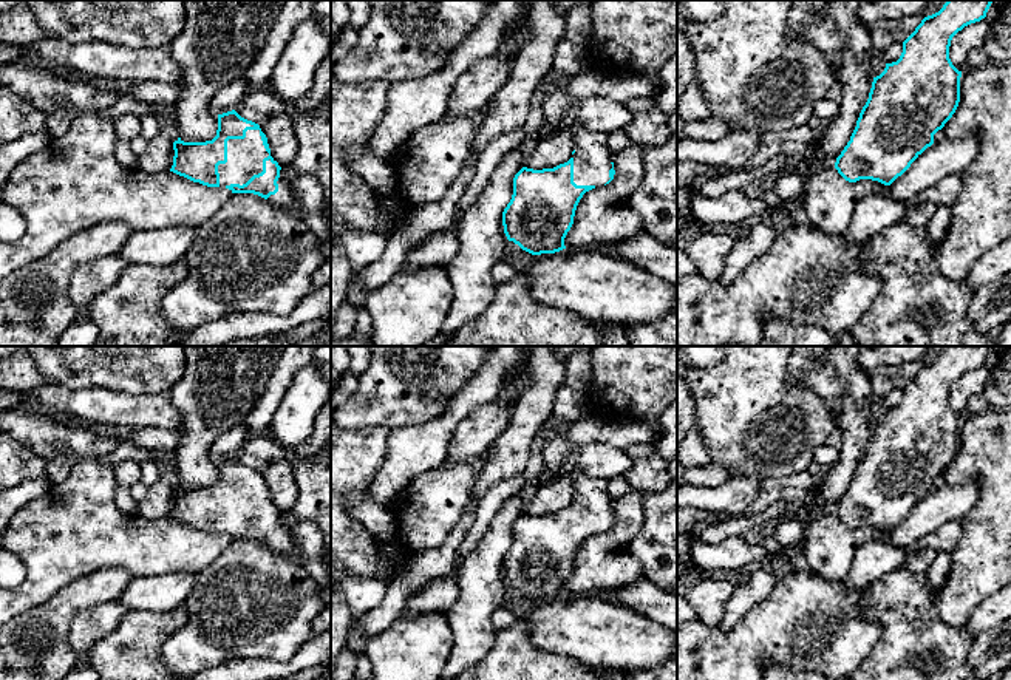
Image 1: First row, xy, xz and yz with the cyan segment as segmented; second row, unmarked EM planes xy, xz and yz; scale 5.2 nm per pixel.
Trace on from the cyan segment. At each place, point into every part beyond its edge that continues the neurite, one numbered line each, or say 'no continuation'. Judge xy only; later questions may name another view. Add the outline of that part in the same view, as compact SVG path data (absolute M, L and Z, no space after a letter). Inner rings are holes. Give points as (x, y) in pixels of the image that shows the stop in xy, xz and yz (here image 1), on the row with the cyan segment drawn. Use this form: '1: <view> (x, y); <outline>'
1: xy (245, 156); M247 130L244 139L229 139L227 162L218 165L220 187L246 184L263 172L263 159L267 156L260 130Z

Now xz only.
1: xz (592, 159); M566 127L574 136L574 182L603 187L611 178L614 155L606 147L608 134L584 127Z

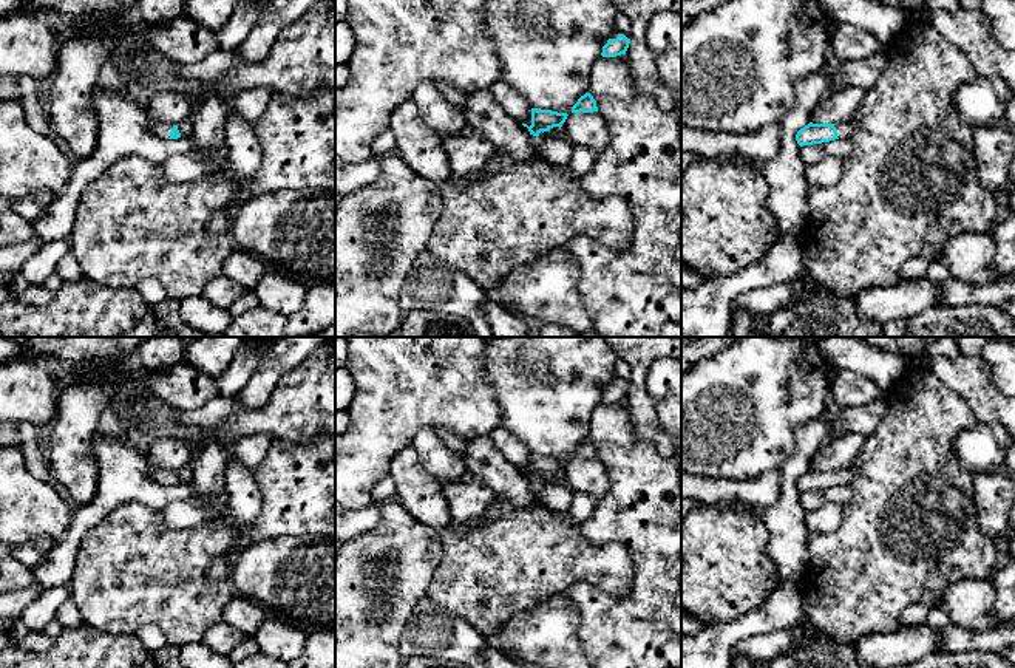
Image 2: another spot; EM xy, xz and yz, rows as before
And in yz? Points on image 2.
1: yz (845, 130); M854 118L847 122L834 124L834 127L836 127L839 139L850 139L856 133L856 130L859 128L859 122Z

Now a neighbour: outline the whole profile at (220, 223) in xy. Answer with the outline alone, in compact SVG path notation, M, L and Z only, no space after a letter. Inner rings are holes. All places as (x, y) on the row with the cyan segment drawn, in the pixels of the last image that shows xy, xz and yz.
M221 209L216 210L209 224L207 232L212 237L221 237L230 233L230 221L232 221L233 210L232 209Z

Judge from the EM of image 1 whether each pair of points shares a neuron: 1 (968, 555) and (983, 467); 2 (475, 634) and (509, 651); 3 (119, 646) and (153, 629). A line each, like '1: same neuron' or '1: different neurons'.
1: same neuron
2: different neurons
3: same neuron

